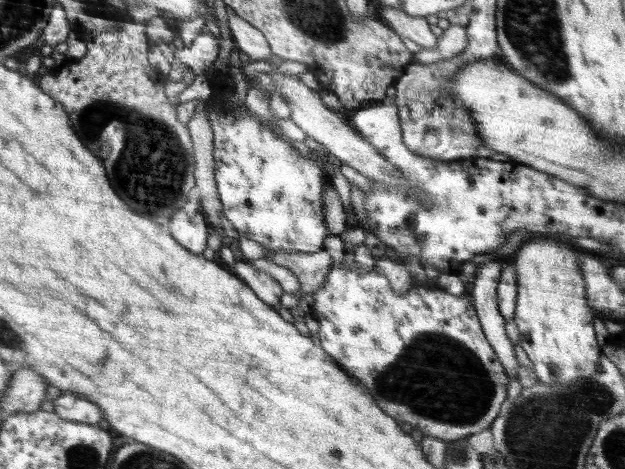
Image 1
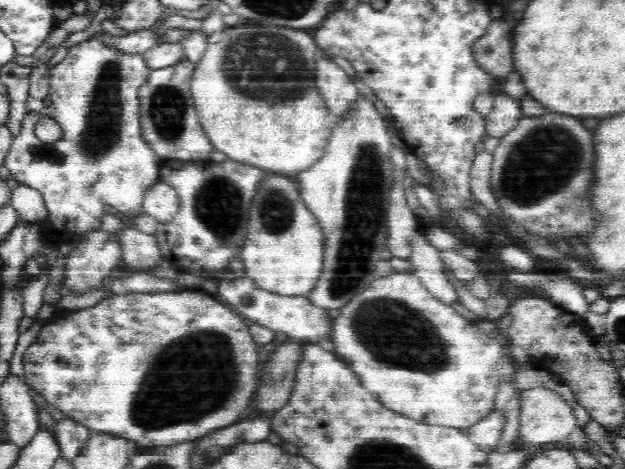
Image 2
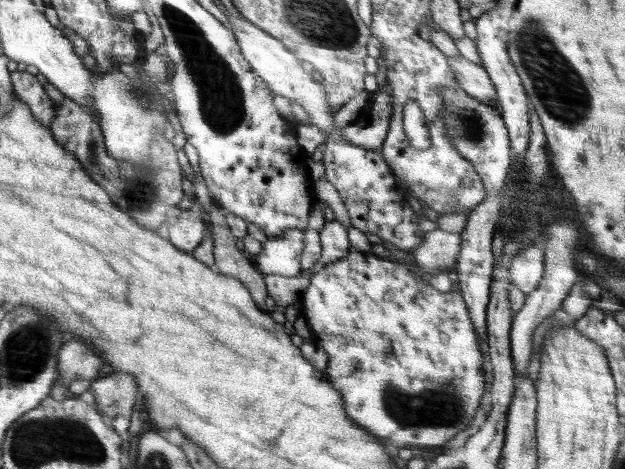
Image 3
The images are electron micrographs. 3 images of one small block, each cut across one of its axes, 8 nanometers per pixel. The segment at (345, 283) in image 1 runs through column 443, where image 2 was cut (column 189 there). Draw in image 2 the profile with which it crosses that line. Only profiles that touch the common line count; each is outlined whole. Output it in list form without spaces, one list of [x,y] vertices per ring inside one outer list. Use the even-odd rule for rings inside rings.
[[[178,290],[176,292],[128,292],[128,294],[112,295],[111,297],[105,297],[99,301],[96,305],[82,309],[75,312],[70,311],[58,311],[52,318],[46,320],[47,323],[41,328],[36,341],[27,349],[23,356],[23,370],[25,372],[25,380],[36,392],[39,392],[48,402],[51,408],[56,408],[60,410],[67,418],[73,419],[74,421],[84,425],[91,433],[104,433],[113,434],[114,436],[119,436],[120,438],[125,438],[126,440],[132,440],[132,442],[137,443],[138,446],[142,447],[154,447],[156,449],[161,449],[163,446],[170,447],[171,445],[176,445],[179,443],[184,443],[186,441],[192,441],[198,439],[211,431],[216,431],[232,423],[236,423],[247,414],[249,409],[249,398],[254,398],[254,392],[258,388],[259,375],[257,371],[261,368],[263,355],[258,352],[256,348],[256,342],[252,339],[252,335],[248,333],[247,323],[245,319],[242,319],[240,315],[230,306],[224,306],[220,301],[217,301],[213,296],[205,292],[190,291],[190,290]]]

